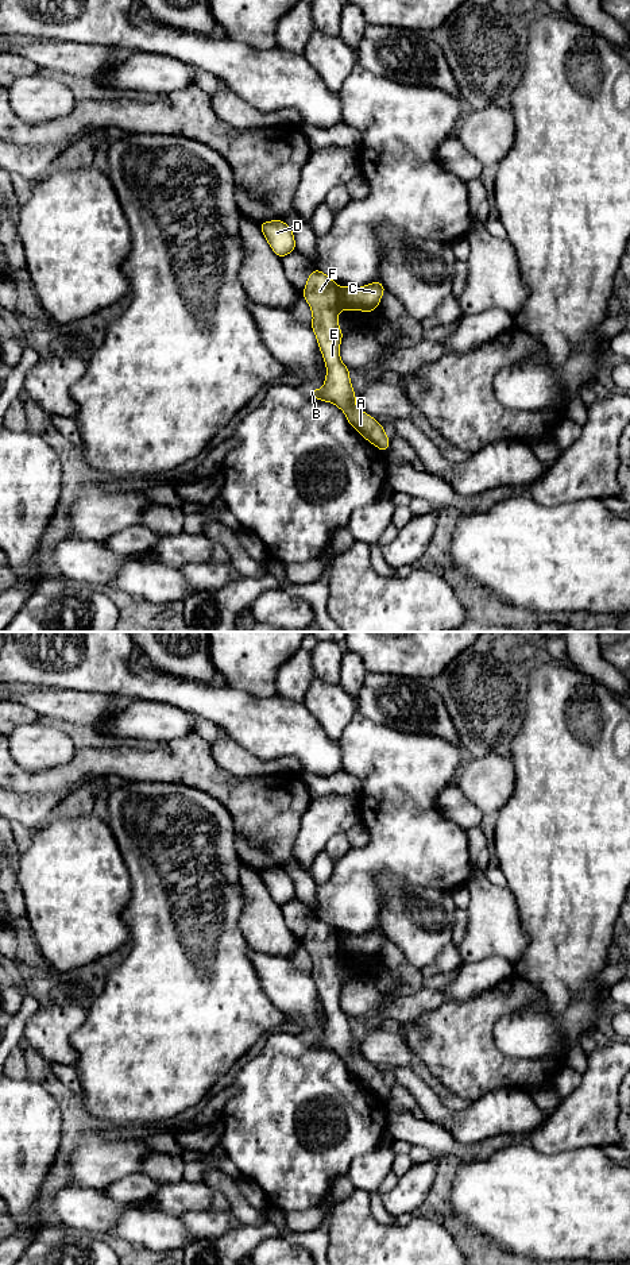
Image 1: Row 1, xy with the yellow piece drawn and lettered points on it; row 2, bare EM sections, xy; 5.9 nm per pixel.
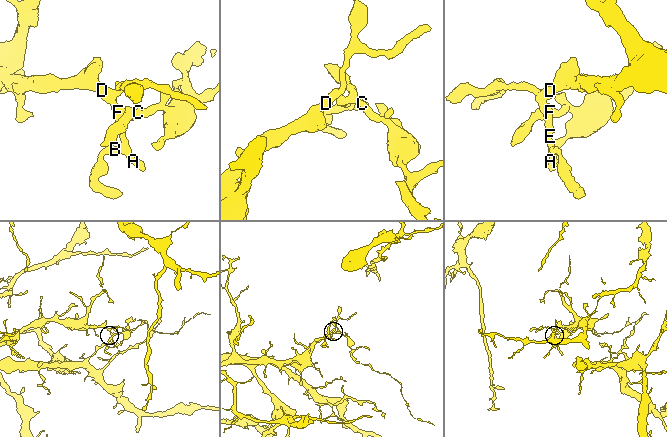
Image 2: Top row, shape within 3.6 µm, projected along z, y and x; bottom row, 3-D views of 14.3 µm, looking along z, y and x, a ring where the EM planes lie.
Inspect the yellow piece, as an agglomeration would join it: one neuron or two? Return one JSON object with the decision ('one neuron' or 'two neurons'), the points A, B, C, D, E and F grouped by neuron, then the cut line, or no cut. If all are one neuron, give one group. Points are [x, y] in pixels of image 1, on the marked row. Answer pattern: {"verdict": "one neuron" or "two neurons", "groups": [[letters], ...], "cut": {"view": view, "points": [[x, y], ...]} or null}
{"verdict": "two neurons", "groups": [["A", "B", "D", "E", "F"], ["C"]], "cut": {"view": "xy", "points": [[337, 288], [339, 307], [341, 309]]}}

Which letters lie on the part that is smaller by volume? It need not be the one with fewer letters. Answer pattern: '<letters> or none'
C

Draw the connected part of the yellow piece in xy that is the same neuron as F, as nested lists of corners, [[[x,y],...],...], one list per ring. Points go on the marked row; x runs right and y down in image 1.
[[[313,269],[302,296],[312,309],[313,321],[310,328],[316,335],[326,366],[322,389],[308,389],[309,396],[314,400],[335,404],[344,412],[349,425],[366,440],[380,451],[387,451],[390,439],[384,433],[384,427],[355,406],[356,394],[351,385],[349,369],[340,359],[343,331],[337,323],[337,315],[341,311],[337,285],[321,270]]]

